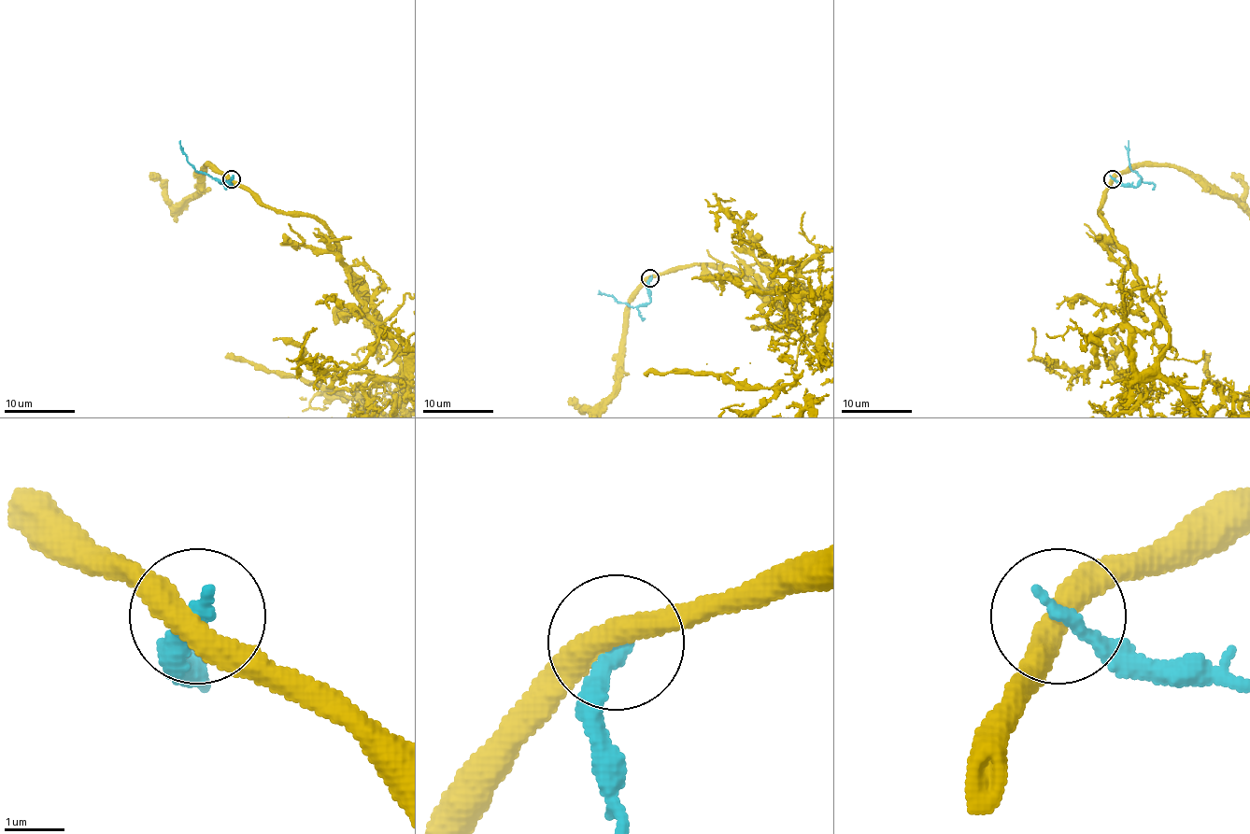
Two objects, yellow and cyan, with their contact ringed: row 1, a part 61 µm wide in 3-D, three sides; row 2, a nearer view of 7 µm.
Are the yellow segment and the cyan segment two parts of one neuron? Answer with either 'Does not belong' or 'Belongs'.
Does not belong

